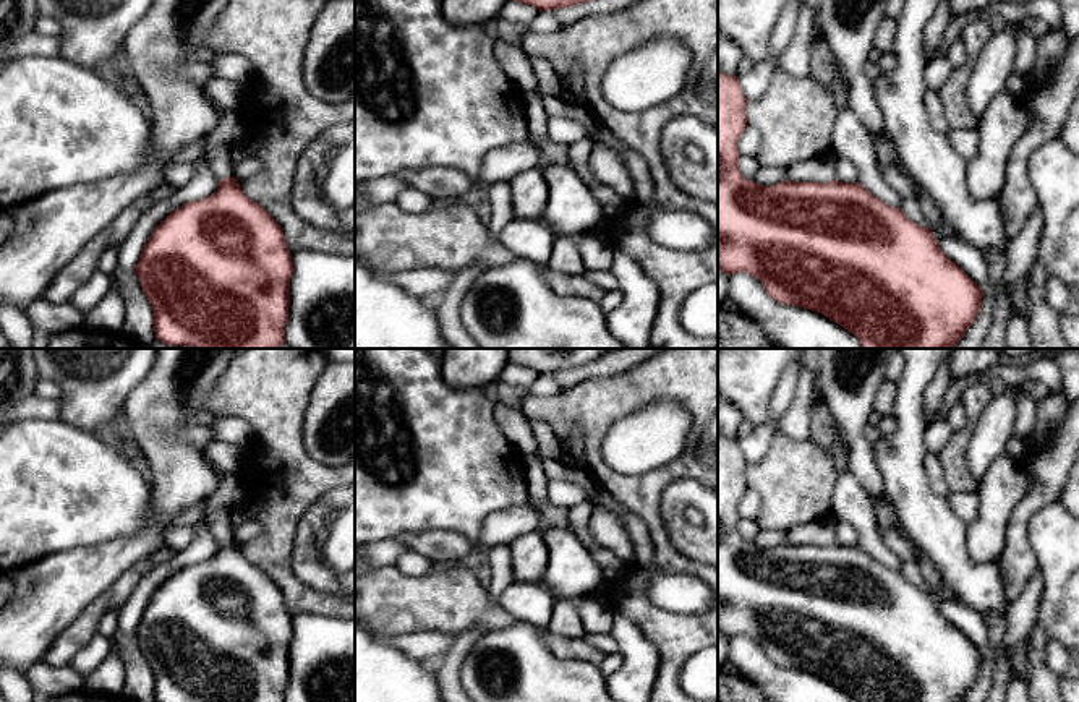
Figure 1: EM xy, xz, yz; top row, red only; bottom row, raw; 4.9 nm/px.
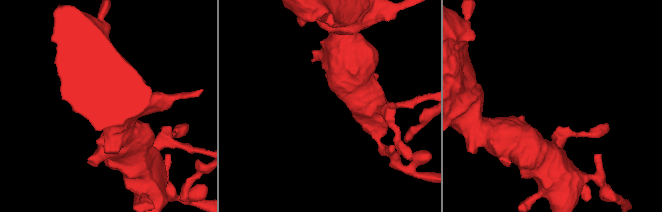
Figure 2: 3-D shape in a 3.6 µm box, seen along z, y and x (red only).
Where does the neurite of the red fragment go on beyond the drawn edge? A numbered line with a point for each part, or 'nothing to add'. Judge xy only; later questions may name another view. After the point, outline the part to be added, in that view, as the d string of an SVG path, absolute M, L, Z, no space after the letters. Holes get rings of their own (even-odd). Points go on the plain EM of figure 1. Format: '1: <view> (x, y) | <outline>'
1: xy (232, 490) | M227 473L217 491L211 494L203 504L209 514L209 527L217 543L233 540L230 524L230 507L245 501L249 494L246 482L240 473Z

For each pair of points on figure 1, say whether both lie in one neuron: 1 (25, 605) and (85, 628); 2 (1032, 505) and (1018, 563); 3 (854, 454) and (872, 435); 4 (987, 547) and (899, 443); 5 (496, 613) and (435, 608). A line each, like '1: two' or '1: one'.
1: two
2: one
3: two
4: two
5: one

